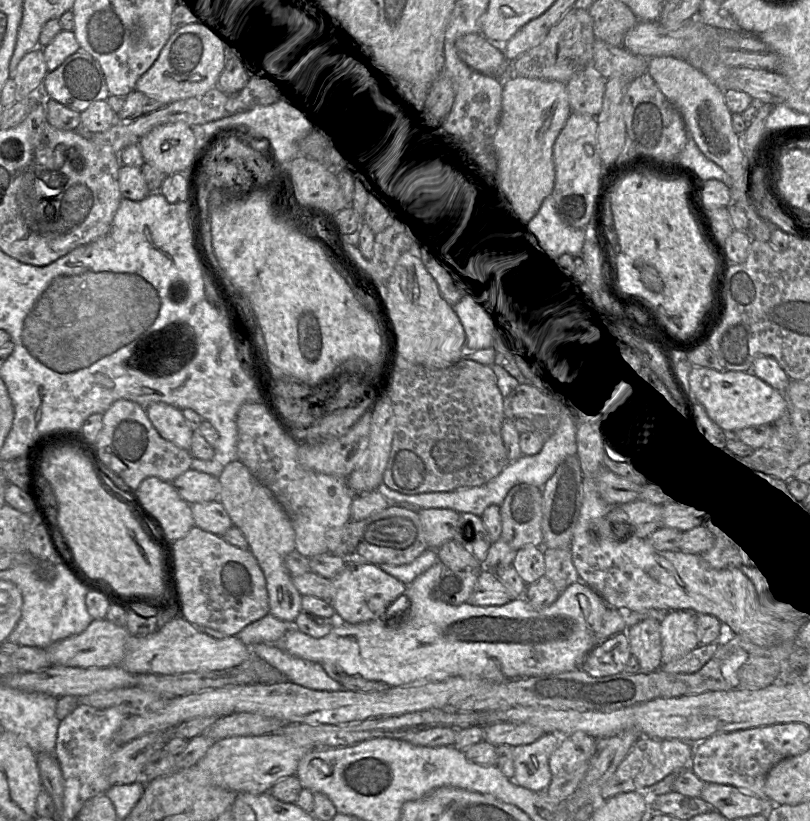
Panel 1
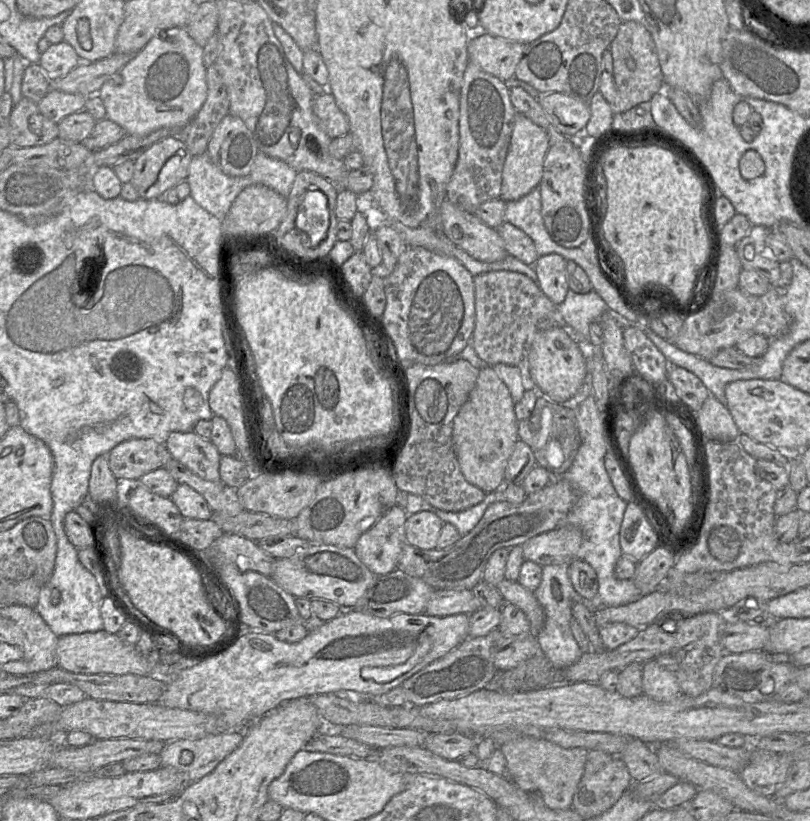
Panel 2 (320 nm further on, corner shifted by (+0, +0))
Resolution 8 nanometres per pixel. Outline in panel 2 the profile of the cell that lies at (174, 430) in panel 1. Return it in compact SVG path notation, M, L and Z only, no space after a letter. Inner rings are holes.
M195 431L171 432L166 443L173 459L176 459L202 479L220 481L221 454L211 442Z

